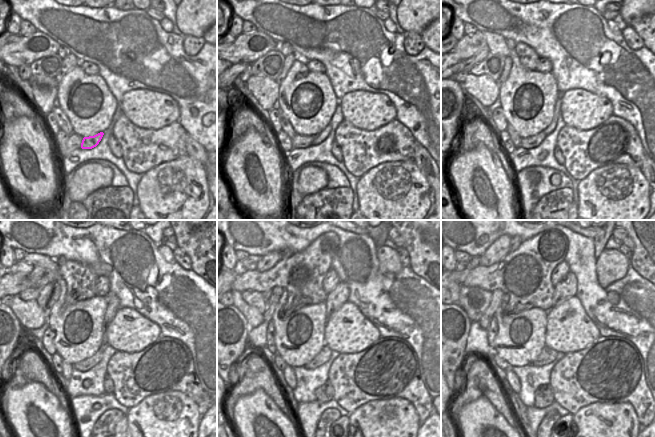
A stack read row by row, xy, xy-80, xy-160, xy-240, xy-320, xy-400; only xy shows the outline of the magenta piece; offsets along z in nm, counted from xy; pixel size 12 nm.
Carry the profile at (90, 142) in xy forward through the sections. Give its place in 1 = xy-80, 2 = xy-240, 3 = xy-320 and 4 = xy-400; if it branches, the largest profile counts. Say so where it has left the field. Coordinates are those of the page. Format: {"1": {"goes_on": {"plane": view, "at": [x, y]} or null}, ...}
{"1": {"goes_on": {"plane": "xy-80", "at": [319, 138]}}, "2": {"goes_on": {"plane": "xy-240", "at": [113, 302]}}, "3": {"goes_on": {"plane": "xy-320", "at": [339, 295]}}, "4": {"goes_on": {"plane": "xy-400", "at": [567, 288]}}}

